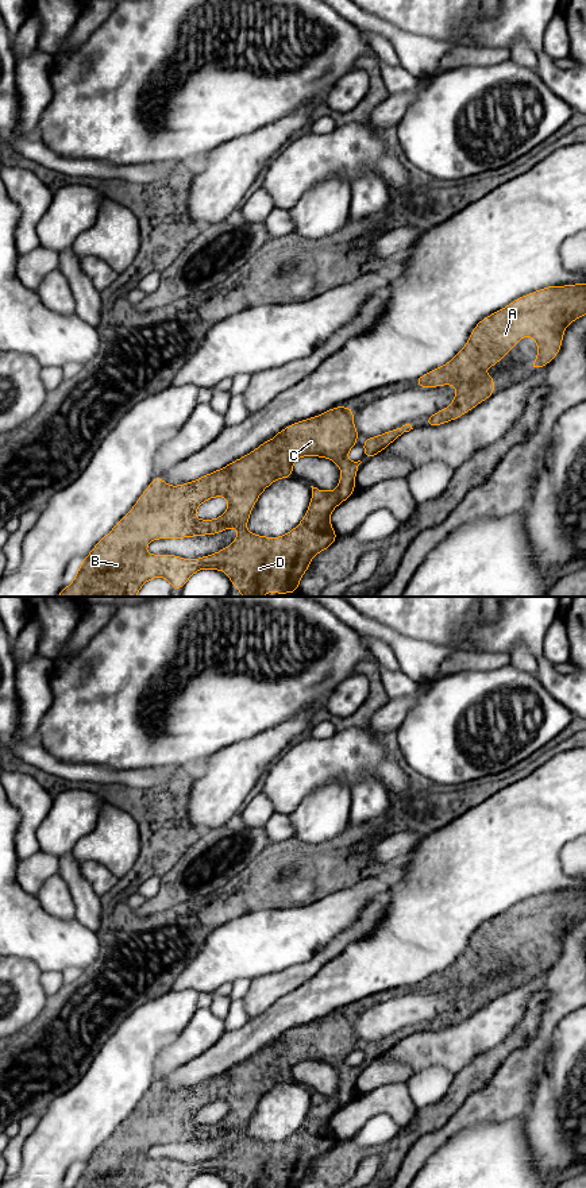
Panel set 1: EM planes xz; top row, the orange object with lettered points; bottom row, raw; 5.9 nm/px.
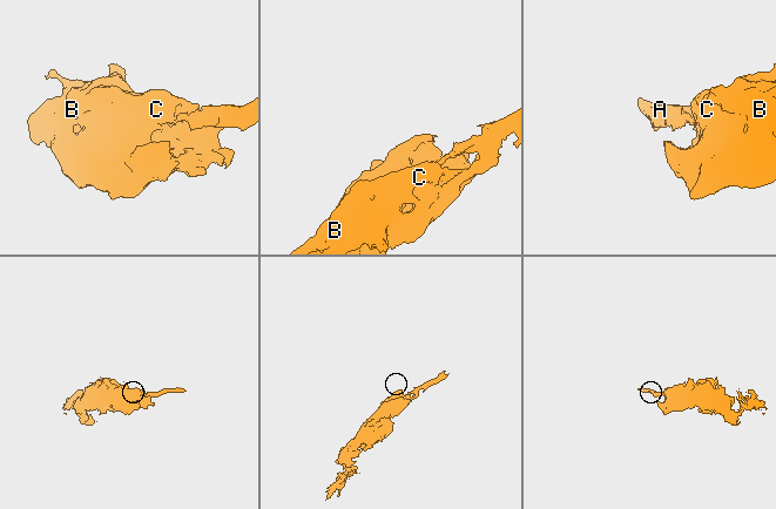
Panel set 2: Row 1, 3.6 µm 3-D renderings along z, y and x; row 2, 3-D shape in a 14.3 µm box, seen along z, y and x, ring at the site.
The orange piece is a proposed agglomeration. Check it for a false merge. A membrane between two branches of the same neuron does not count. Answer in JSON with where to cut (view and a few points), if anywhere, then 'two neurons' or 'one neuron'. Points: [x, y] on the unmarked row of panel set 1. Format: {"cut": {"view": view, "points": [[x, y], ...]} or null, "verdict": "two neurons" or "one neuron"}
{"cut": null, "verdict": "one neuron"}

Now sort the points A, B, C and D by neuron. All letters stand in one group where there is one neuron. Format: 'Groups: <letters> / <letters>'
Groups: A B C D

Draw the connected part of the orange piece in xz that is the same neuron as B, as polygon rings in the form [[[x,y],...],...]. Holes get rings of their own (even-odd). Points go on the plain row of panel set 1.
[[[336,1011],[284,1033],[274,1044],[262,1048],[243,1062],[193,1087],[169,1091],[161,1081],[155,1081],[132,1114],[81,1165],[73,1188],[146,1188],[157,1181],[162,1181],[170,1188],[186,1188],[194,1177],[204,1173],[223,1174],[231,1188],[300,1188],[313,1161],[325,1156],[338,1143],[329,1127],[332,1115],[355,1096],[355,1079],[362,1066],[347,1064],[348,1056],[356,1050],[355,1044],[361,1041],[352,1023],[354,1014]],[[301,1061],[320,1061],[335,1066],[342,1076],[339,1091],[334,1096],[311,1091],[312,1104],[305,1120],[294,1134],[284,1141],[266,1142],[246,1135],[250,1116],[259,1100],[274,1085],[292,1083],[293,1066]],[[213,1102],[225,1102],[230,1107],[227,1115],[215,1125],[197,1125],[196,1114]],[[235,1131],[239,1137],[231,1150],[196,1165],[146,1157],[146,1150],[157,1143],[216,1139]]]

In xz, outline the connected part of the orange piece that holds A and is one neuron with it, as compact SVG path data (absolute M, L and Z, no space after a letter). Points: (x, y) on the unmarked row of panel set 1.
M575 888L532 896L481 925L452 965L415 984L419 992L456 991L451 1011L427 1022L425 1030L452 1026L493 1000L494 981L483 975L525 941L533 942L539 954L529 973L547 971L560 956L567 930L585 919L586 888Z

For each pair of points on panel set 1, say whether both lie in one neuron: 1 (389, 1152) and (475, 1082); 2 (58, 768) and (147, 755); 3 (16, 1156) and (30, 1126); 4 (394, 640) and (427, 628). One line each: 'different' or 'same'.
1: same
2: different
3: same
4: different

